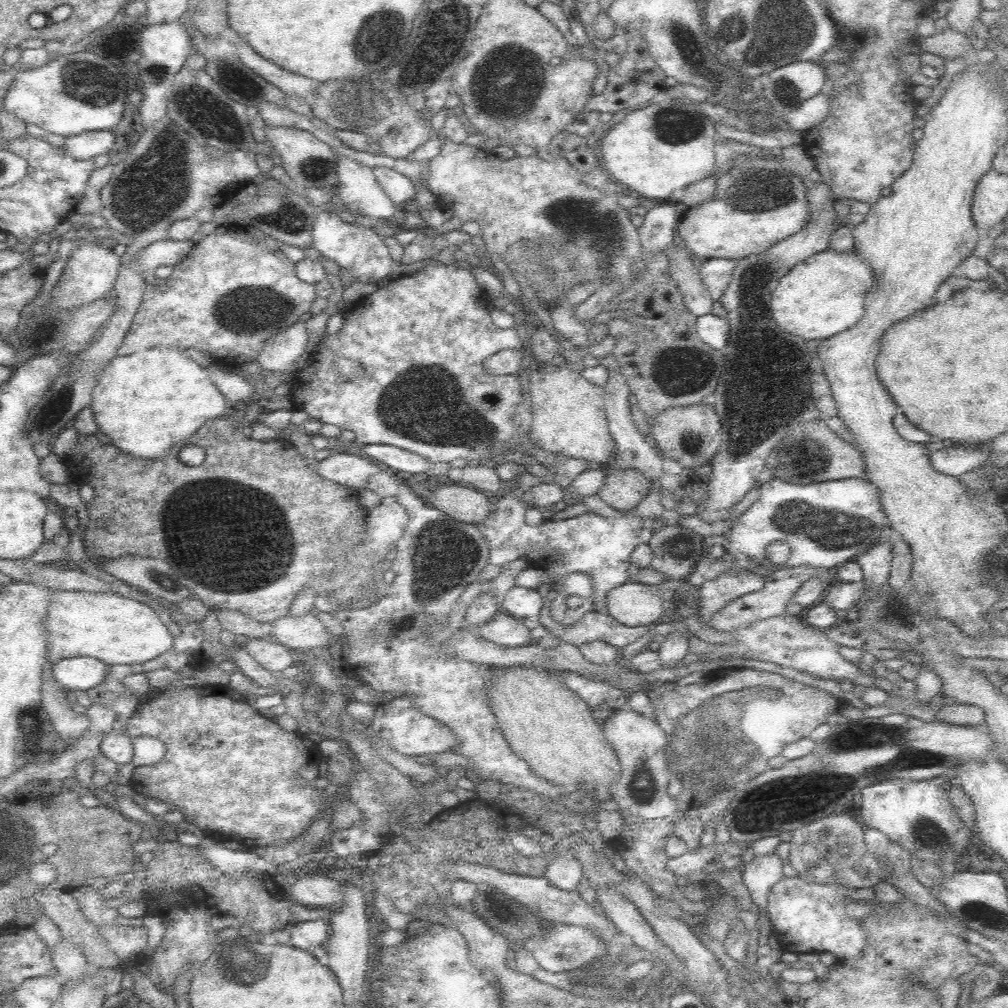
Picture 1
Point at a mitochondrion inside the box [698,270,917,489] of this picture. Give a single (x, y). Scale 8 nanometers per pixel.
(744, 415)

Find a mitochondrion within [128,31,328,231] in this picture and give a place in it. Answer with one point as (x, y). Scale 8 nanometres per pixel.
(206, 115)

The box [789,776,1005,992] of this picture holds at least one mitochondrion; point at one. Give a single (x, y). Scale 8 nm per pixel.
(925, 831)

